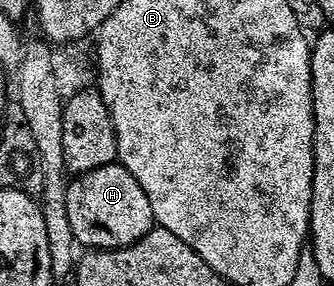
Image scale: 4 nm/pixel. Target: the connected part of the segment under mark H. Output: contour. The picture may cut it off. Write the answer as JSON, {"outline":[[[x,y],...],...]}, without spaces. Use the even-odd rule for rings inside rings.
{"outline":[[[118,161],[72,177],[67,183],[67,206],[74,241],[87,250],[120,250],[122,246],[131,246],[135,242],[140,242],[145,235],[152,233],[156,225],[149,196],[145,196],[141,184],[137,184],[134,176]]]}

